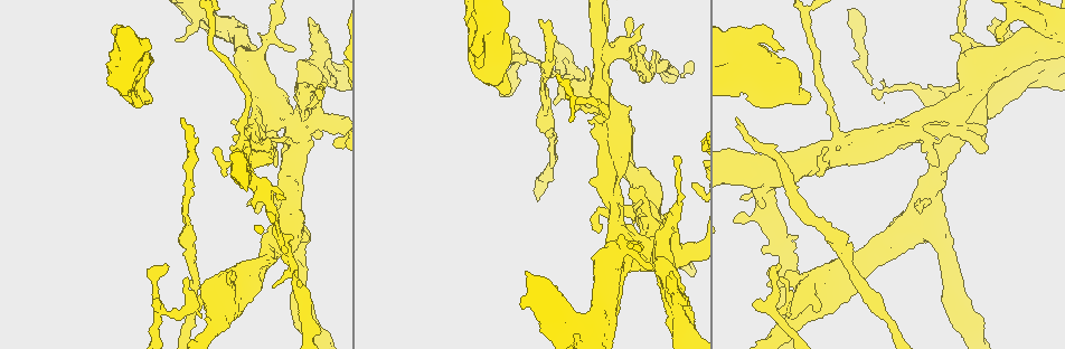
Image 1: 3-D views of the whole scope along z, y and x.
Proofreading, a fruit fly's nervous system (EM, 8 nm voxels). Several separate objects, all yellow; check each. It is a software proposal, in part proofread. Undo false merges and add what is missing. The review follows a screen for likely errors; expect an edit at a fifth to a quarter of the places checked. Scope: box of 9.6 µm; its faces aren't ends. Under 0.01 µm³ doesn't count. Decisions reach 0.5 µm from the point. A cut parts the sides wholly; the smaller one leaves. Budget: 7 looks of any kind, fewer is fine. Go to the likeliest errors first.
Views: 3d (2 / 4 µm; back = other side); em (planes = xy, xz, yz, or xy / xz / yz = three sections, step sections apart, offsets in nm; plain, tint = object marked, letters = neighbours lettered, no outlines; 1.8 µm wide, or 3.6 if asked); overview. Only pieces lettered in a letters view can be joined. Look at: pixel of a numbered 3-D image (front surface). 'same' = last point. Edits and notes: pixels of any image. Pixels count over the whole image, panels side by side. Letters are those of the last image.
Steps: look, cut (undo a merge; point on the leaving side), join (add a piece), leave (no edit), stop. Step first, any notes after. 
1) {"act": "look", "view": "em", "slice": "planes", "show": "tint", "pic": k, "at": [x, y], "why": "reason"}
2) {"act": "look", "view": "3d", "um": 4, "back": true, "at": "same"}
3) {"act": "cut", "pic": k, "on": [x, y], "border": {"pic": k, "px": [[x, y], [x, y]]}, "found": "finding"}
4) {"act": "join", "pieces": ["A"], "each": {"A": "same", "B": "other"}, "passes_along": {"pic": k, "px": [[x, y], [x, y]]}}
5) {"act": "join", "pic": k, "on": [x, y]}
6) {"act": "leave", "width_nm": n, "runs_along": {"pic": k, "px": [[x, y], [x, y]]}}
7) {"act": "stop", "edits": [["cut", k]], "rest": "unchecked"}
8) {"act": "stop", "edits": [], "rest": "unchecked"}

{"act": "look", "view": "3d", "um": 2, "pic": 1, "at": [736, 119]}

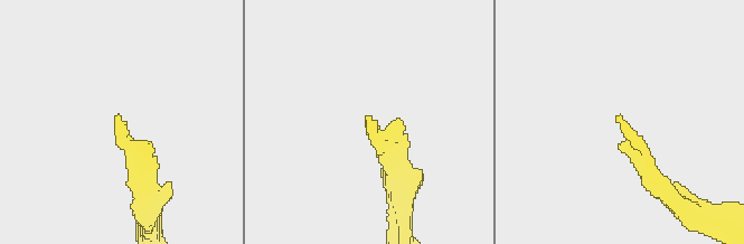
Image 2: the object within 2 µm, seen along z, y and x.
{"act": "look", "view": "em", "slice": "xz", "step": 8, "show": "letters", "pic": 2, "at": [118, 115], "why": "shape alone is not enough"}

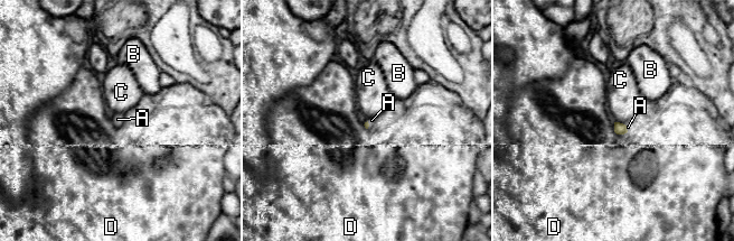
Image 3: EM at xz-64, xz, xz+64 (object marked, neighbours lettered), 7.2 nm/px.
{"act": "look", "view": "em", "slice": "yz", "step": 4, "show": "letters", "at": "same", "why": "another direction"}

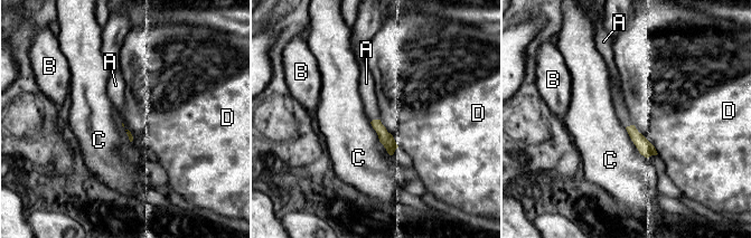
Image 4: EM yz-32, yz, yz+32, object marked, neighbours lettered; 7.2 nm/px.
{"act": "join", "pieces": ["A"], "each": {"A": "same", "B": "other", "C": "other", "D": "other"}, "passes_along": {"pic": 4, "px": [[386, 139], [375, 120], [366, 86]]}, "found": "it goes on there"}

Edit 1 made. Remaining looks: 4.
{"act": "look", "view": "overview"}

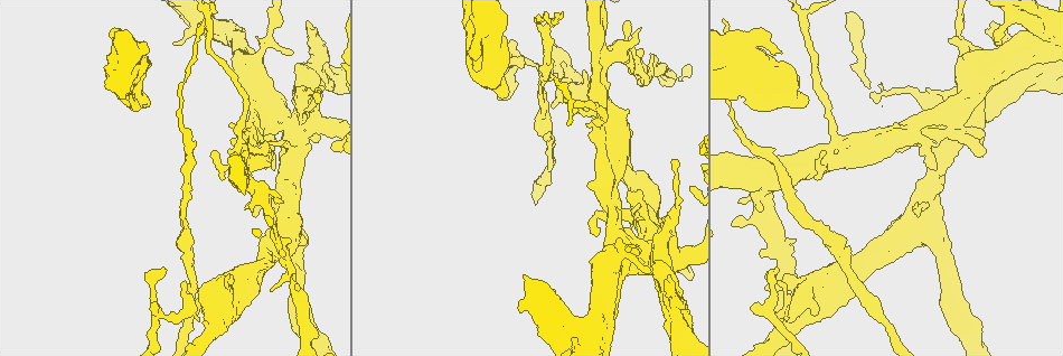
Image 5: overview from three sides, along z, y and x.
{"act": "look", "view": "em", "slice": "planes", "show": "letters", "pic": 5, "at": [252, 134], "why": "two arms in line, one across"}

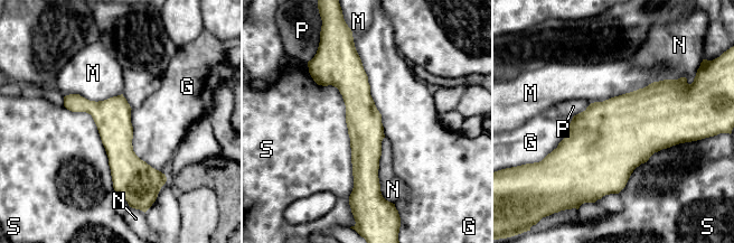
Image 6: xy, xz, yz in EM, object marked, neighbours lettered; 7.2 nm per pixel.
{"act": "leave", "each": {"G": "other", "M": "other", "N": "other", "P": "other", "S": "other"}, "runs_along": {"pic": 6, "px": [[355, 58], [364, 120], [361, 192]]}, "found": "continuous, no second neuron"}

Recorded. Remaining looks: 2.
{"act": "stop", "edits": [["join", 4]], "rest": "unchecked"}

